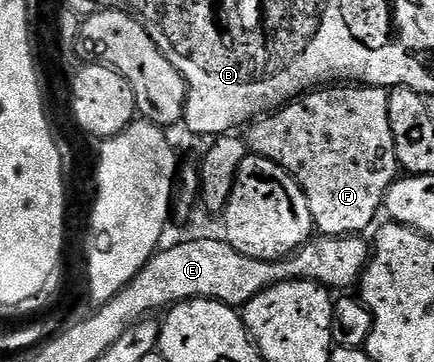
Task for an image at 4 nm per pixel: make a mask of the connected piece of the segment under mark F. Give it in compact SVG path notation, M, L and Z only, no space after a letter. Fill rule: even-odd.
M326 85L273 113L250 120L245 128L247 152L276 161L300 185L304 197L308 197L308 209L312 209L318 235L362 235L375 226L374 218L383 210L388 189L400 177L388 117L389 100L390 91L385 87Z

